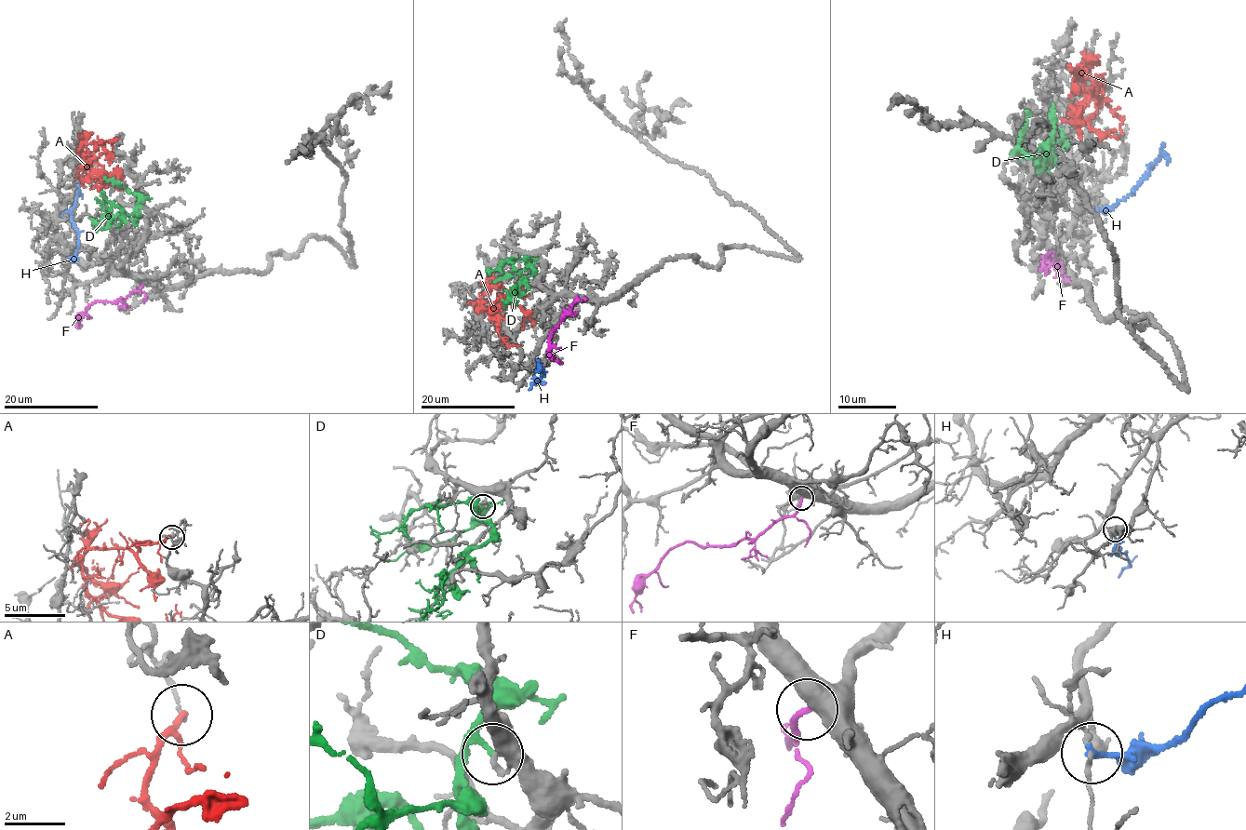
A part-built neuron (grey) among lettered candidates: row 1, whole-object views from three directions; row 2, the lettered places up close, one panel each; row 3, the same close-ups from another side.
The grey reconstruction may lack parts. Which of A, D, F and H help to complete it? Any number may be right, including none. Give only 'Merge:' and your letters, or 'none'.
Merge: F

